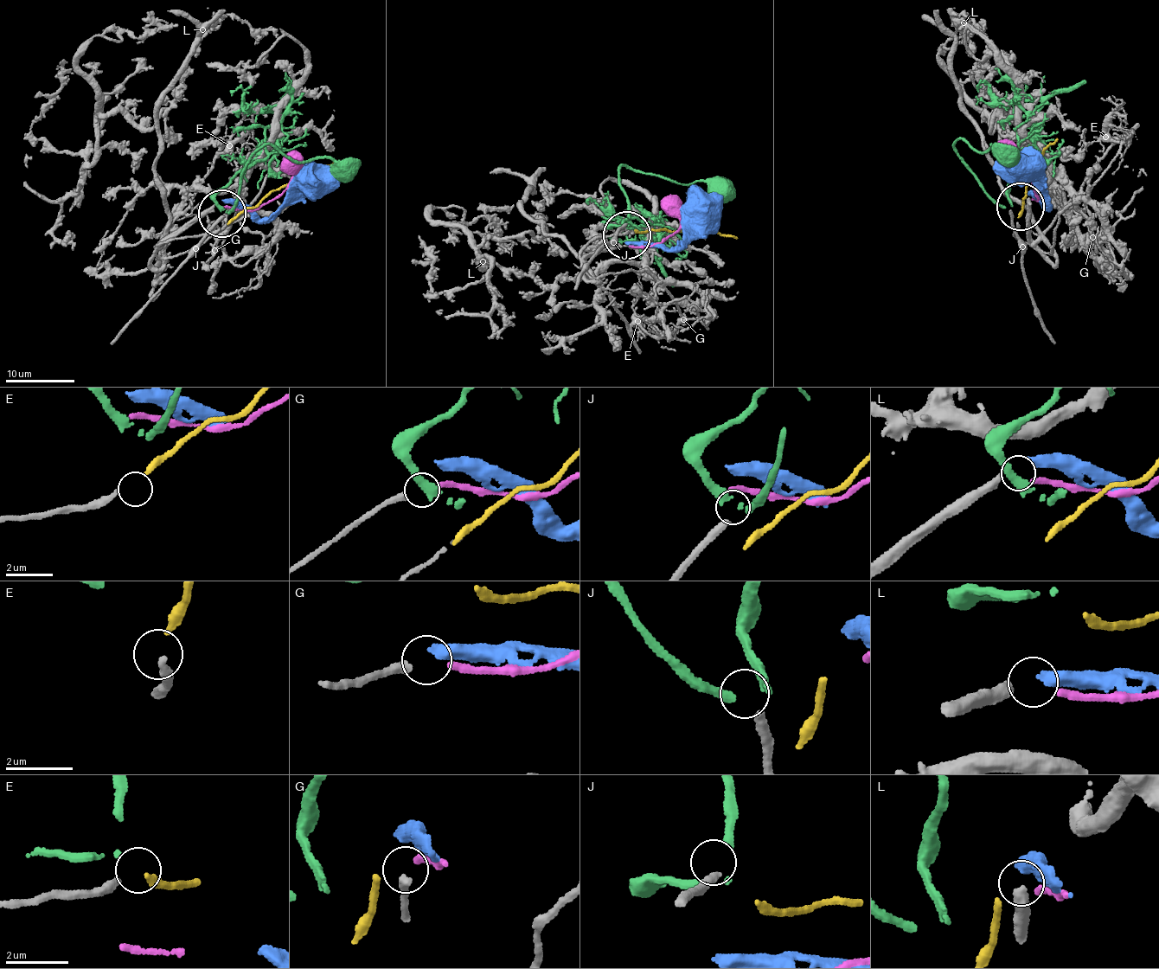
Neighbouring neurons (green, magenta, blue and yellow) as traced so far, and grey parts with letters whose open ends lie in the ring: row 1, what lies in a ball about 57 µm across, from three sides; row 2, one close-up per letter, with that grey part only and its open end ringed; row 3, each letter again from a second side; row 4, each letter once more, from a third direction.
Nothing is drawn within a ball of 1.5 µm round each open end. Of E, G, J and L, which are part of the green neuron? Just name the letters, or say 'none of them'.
none of them

